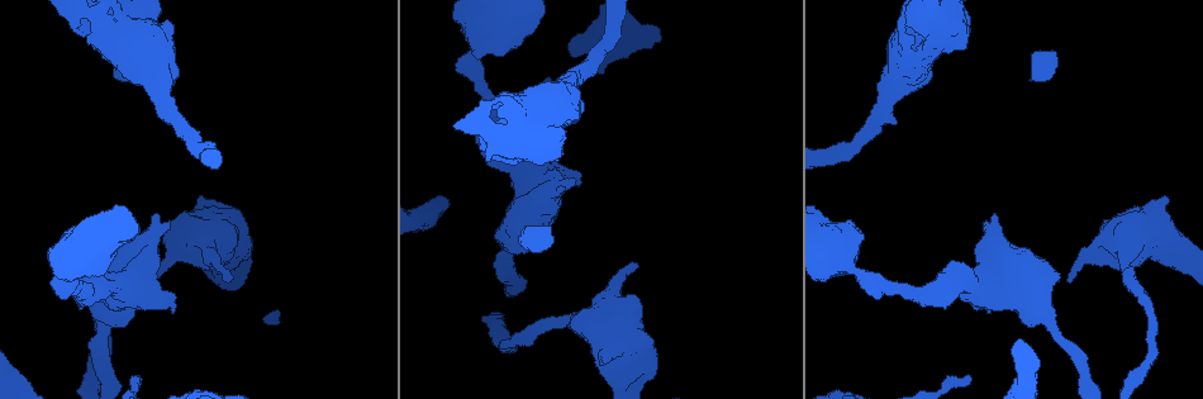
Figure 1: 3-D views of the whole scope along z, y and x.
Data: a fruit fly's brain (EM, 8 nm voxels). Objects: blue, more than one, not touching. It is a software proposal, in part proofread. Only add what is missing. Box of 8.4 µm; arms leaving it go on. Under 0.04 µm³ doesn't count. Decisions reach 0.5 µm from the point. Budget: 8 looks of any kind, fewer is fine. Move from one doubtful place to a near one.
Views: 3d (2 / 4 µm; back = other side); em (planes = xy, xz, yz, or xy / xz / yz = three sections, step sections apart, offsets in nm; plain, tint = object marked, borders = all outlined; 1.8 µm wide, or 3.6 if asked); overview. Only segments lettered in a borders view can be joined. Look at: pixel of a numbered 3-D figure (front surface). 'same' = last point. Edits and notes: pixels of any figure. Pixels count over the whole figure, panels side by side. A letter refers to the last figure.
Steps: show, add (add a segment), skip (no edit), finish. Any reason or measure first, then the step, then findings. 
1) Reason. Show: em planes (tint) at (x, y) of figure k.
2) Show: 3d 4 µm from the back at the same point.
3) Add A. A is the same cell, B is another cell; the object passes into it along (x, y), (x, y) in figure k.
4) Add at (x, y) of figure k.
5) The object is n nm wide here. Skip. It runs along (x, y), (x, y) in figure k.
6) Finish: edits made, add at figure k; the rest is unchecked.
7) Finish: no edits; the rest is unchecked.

An open end. Show: em xz step 8 (borders) at (634, 265) of figure 1.

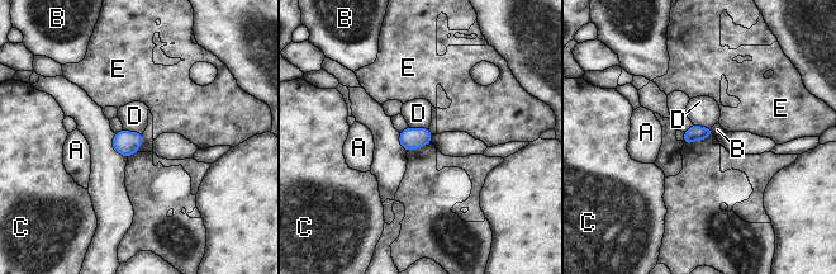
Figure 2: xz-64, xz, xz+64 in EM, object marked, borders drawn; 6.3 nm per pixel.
Show: em planes (borders) at the same point.

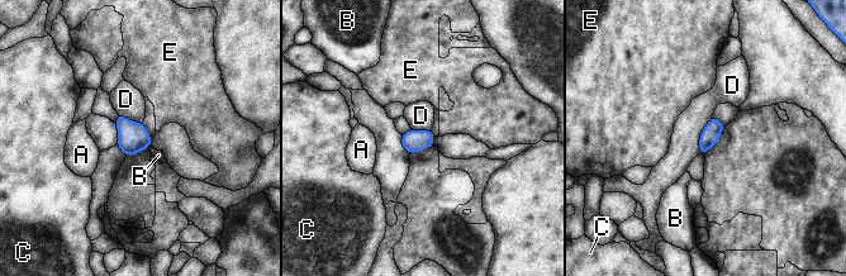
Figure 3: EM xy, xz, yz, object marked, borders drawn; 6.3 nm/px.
The longest contact is with D, 260 nm. Skip. A, B, C, D and E are other cells; no lettered segment goes on from it.

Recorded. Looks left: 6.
Stops while still wide. Show: em planes (borders) at (991, 312) of figure 1.

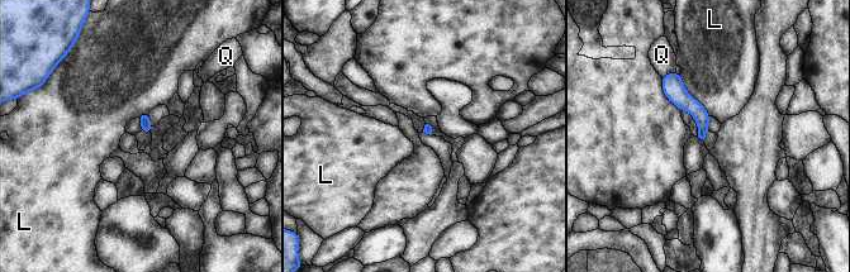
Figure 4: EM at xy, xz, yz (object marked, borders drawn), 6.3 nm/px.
Skip. L and Q are other cells; a border runs along (679, 76), (684, 87), (710, 115) in figure 4; none of them fits.

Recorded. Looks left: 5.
Free end. Show: 3d 2 µm at (985, 222) of figure 1.

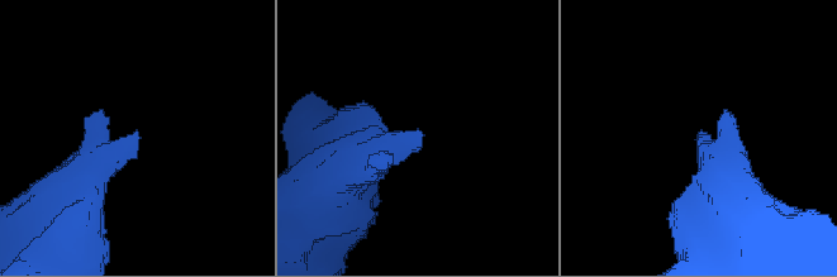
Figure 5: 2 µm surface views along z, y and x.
Shape alone is not enough. Show: em planes (borders) at (136, 135) of figure 5.

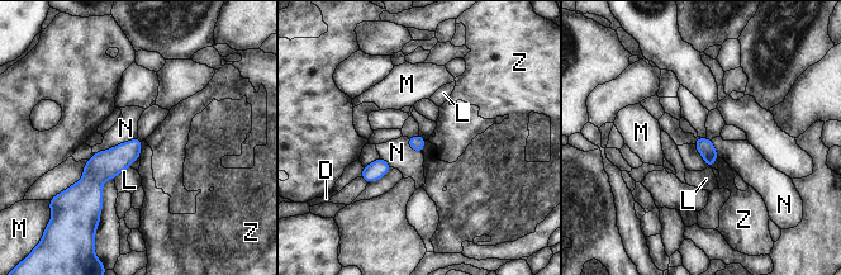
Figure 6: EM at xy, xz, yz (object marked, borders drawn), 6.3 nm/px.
The longest contact is with N, 300 nm. Skip. D, L, M, N and Z are other cells; none of them fits.

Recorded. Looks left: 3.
Finish: no edits; the rest is unchecked.

